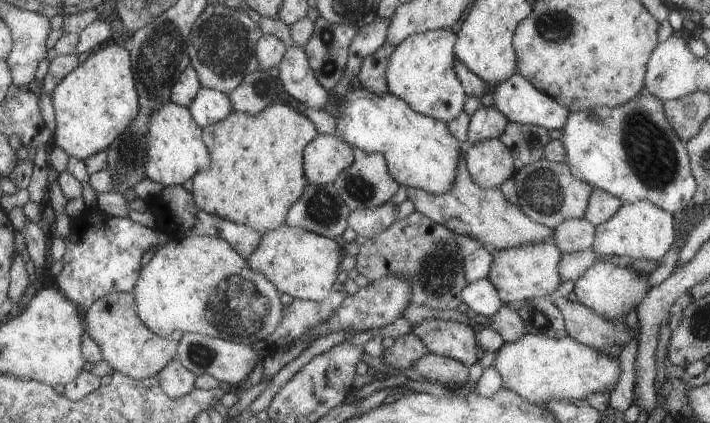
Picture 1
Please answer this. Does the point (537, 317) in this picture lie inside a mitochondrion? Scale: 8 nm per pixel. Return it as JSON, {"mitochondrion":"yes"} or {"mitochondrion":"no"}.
{"mitochondrion":"yes"}

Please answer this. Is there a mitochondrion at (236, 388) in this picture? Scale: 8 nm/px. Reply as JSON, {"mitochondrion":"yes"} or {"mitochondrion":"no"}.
{"mitochondrion":"no"}

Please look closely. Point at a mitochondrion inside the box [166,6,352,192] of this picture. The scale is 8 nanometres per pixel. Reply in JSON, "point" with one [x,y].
{"point":[223,45]}

